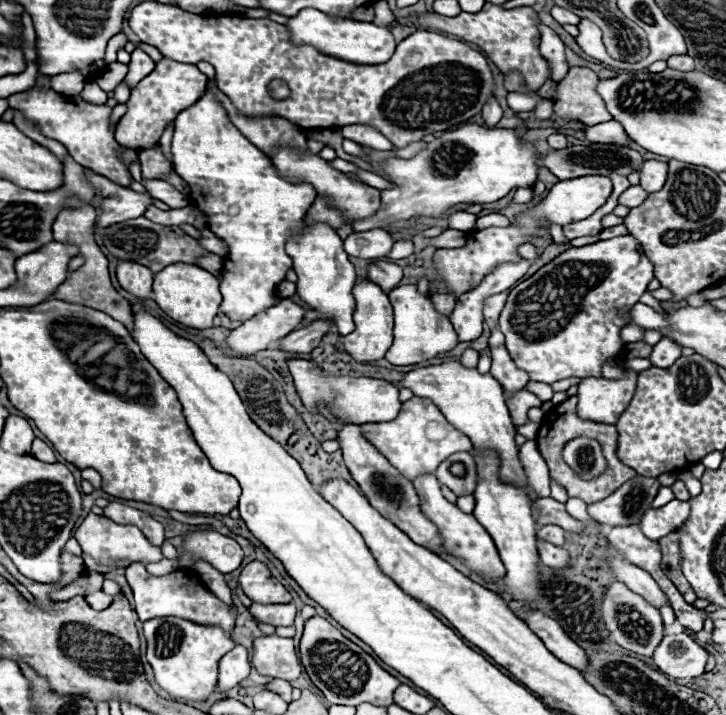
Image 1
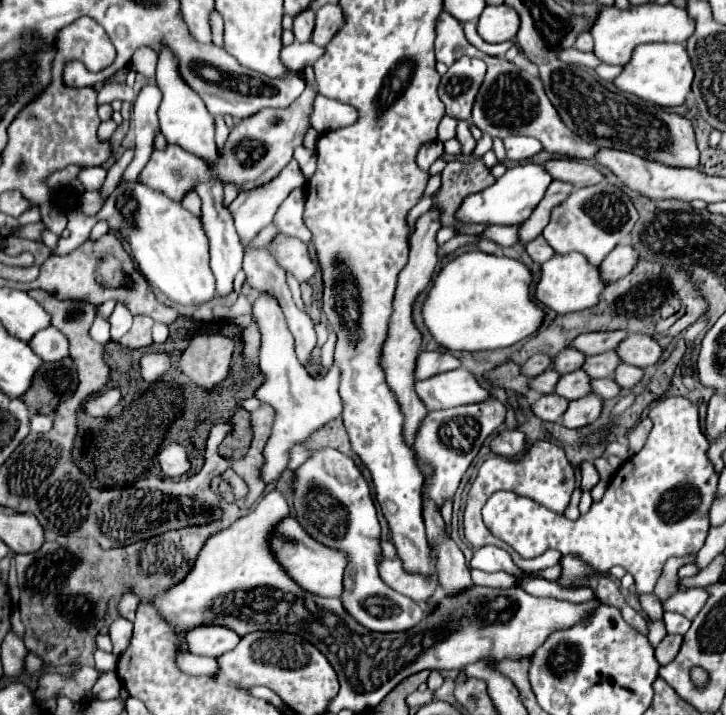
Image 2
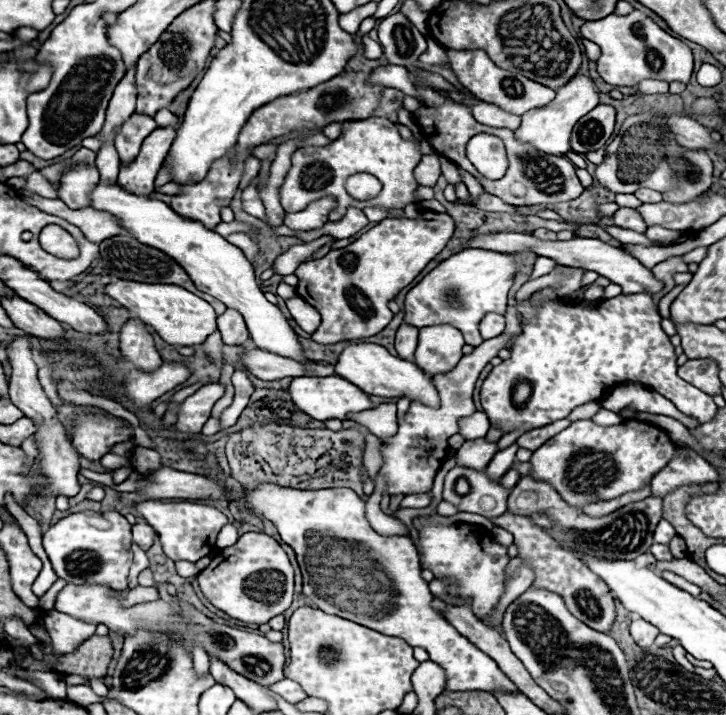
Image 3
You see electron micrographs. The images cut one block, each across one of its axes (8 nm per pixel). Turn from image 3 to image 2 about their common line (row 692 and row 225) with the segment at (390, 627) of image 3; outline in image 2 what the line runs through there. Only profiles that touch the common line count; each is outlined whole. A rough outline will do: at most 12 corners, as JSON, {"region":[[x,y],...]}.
{"region":[[518,164],[468,196],[456,218],[522,224],[552,176]]}

